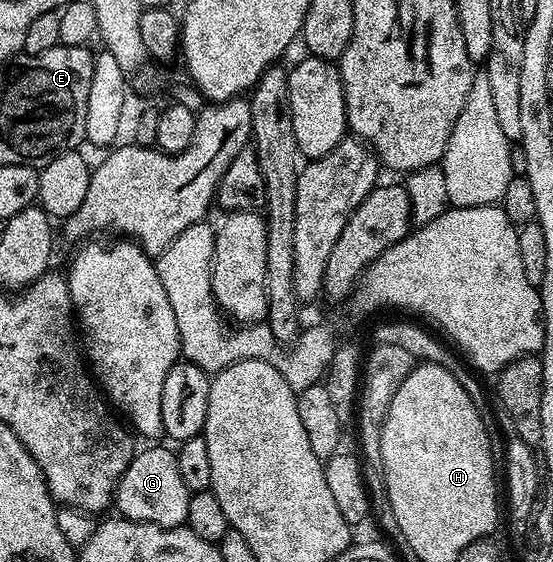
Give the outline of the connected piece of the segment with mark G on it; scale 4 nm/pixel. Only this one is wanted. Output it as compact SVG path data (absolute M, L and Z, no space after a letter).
M151 444L148 450L140 449L115 485L113 506L122 517L134 522L148 522L158 526L182 526L189 516L191 491L181 481L175 450Z

